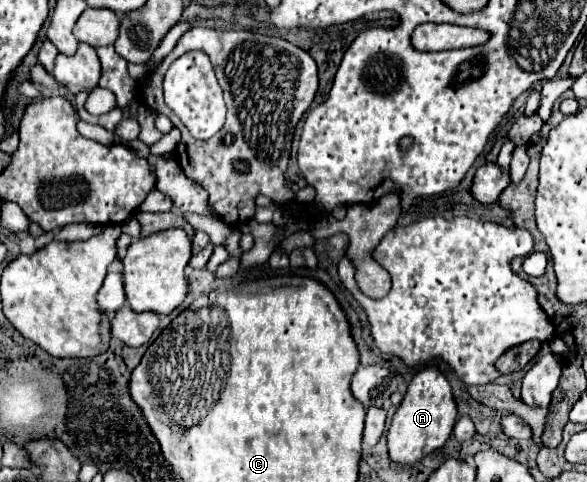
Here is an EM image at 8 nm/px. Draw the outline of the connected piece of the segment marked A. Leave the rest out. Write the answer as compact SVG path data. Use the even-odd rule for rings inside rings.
M434 364L418 370L412 382L408 384L408 392L404 394L400 408L394 412L394 418L388 428L388 452L392 462L414 464L430 452L442 448L452 434L456 418L458 410L446 376Z

